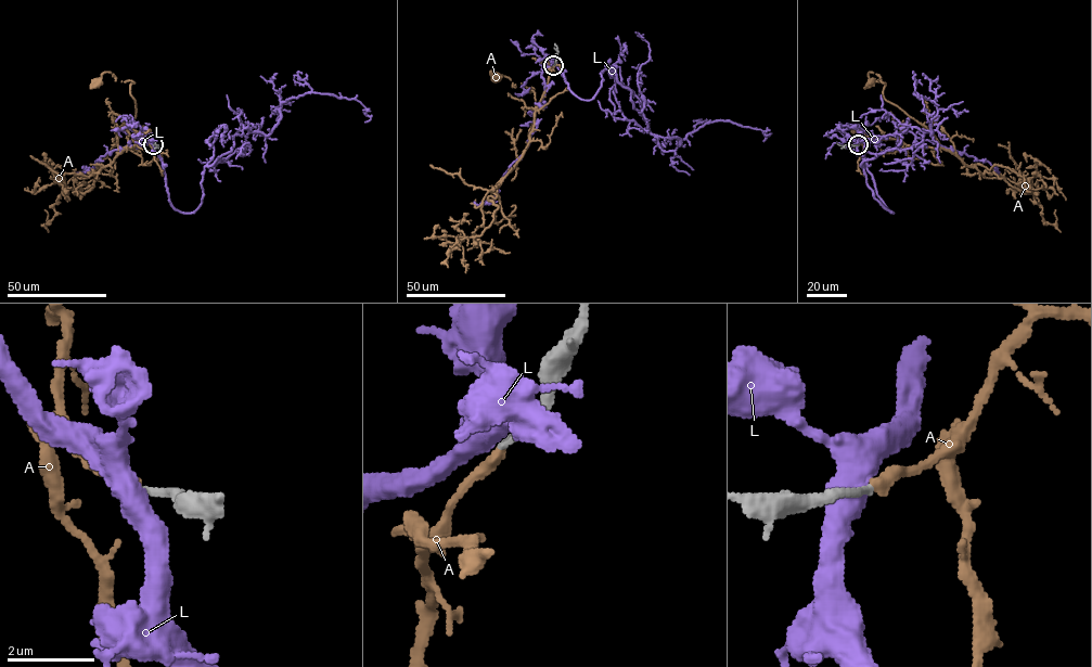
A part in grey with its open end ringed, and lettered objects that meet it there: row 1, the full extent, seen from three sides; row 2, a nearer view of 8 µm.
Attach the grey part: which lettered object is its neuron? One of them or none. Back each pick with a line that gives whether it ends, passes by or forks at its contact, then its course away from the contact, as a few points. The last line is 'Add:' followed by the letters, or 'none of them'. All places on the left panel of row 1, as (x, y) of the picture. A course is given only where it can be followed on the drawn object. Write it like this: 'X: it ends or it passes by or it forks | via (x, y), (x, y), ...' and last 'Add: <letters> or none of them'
A: it ends | via (153, 144), (150, 137), (127, 145), (136, 116), (133, 82), (116, 80), (110, 72), (98, 82)
Add: A

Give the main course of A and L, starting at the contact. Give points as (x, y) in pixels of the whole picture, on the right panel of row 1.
A: (858, 144), (869, 137), (940, 145), (925, 126), (884, 98), (885, 84), (869, 72), (871, 82)
L: (858, 144), (894, 213), (861, 164), (894, 149), (909, 127), (930, 135), (937, 107), (915, 92), (926, 122)

